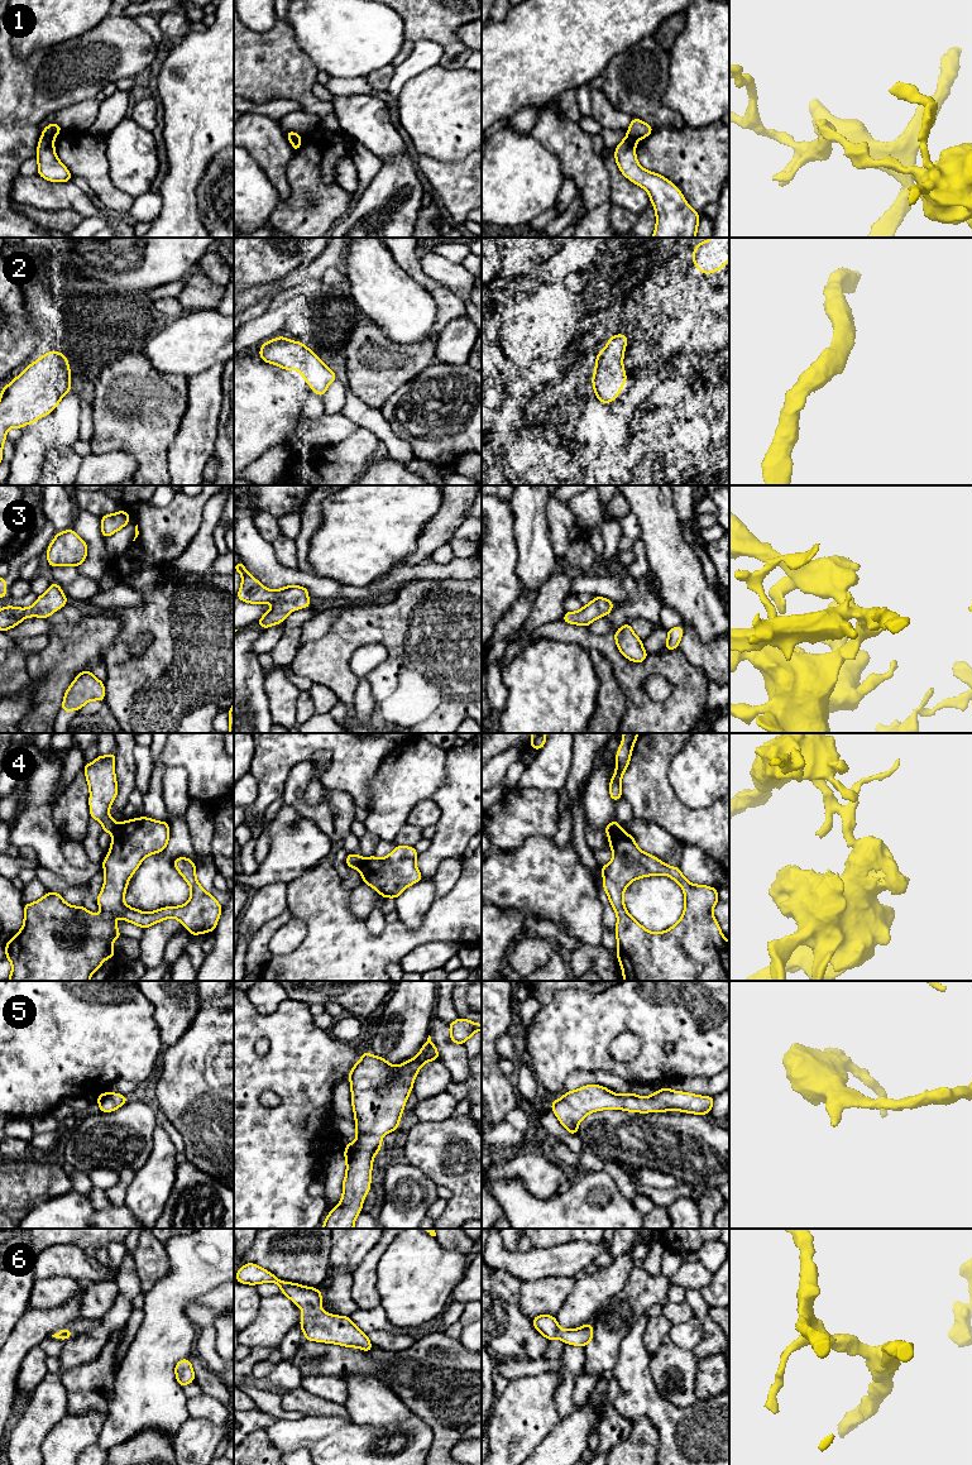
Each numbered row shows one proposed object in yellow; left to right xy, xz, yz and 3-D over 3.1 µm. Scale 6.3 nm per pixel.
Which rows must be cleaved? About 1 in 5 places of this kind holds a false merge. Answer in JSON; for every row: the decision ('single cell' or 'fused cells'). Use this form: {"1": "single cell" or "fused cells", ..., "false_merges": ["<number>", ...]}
{"1": "fused cells", "2": "single cell", "3": "single cell", "4": "fused cells", "5": "single cell", "6": "single cell", "false_merges": ["1", "4"]}

